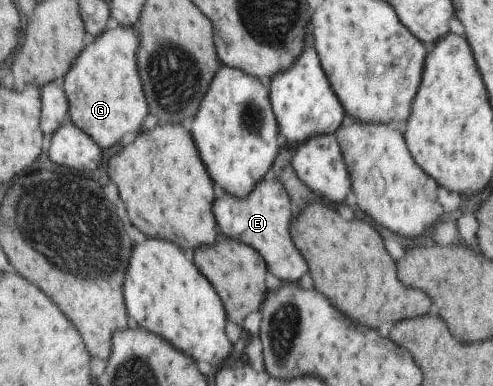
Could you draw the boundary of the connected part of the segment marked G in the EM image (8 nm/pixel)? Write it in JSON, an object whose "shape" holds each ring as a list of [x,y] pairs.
{"shape":[[[119,26],[87,46],[63,85],[71,100],[70,121],[96,139],[104,149],[114,148],[128,134],[138,134],[150,116],[148,96],[140,78],[138,56],[142,39],[137,28]]]}

